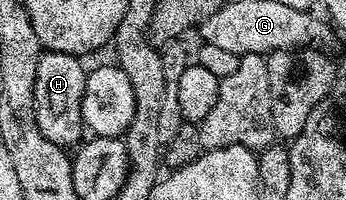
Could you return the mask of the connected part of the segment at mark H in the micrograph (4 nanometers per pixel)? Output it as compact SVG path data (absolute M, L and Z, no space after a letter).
M42 51L39 58L39 66L35 70L35 90L33 91L33 117L39 126L39 130L51 142L62 146L77 146L82 143L83 125L81 122L81 99L83 98L83 90L85 89L85 78L87 68L81 65L82 61L71 54L63 54L62 52Z

